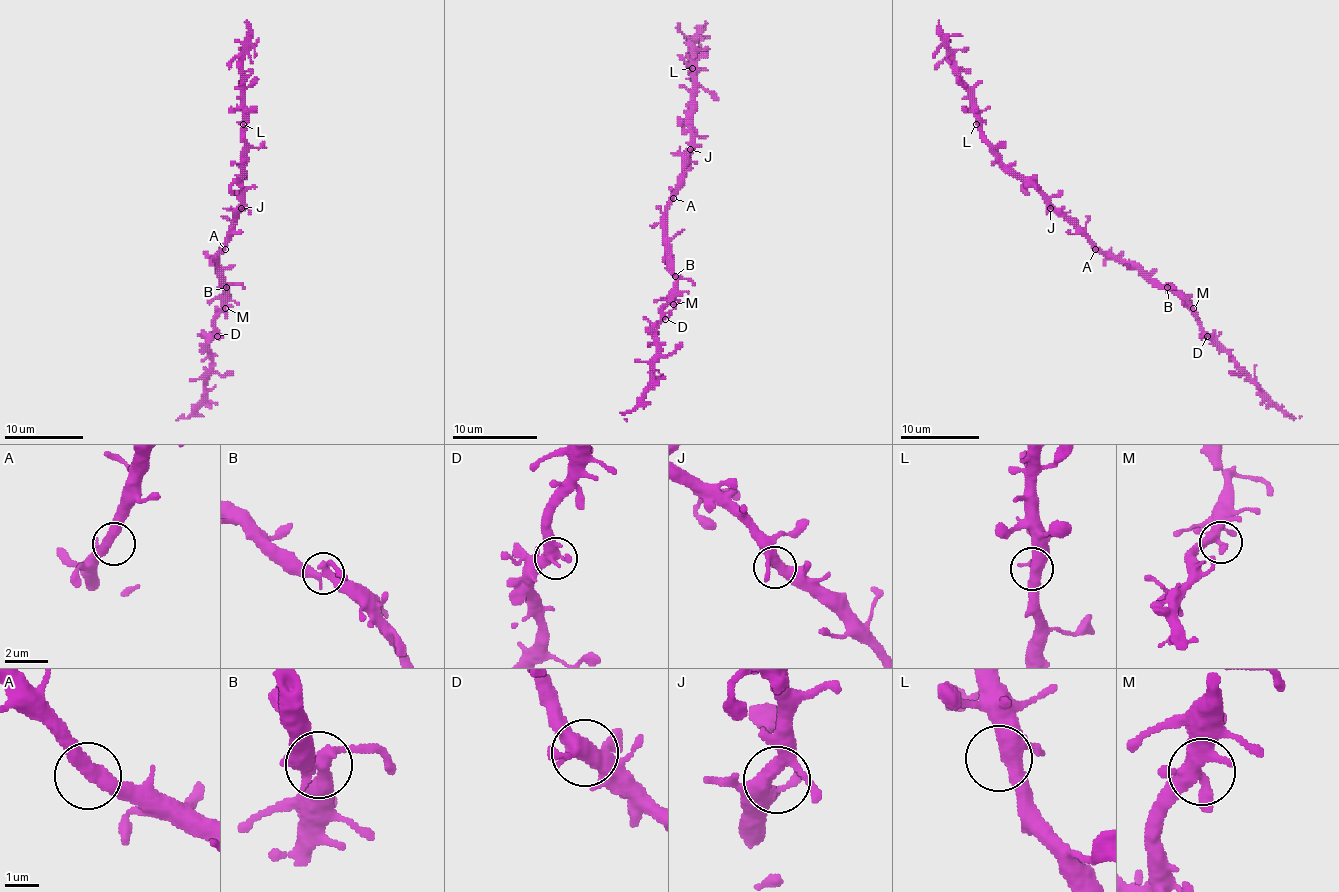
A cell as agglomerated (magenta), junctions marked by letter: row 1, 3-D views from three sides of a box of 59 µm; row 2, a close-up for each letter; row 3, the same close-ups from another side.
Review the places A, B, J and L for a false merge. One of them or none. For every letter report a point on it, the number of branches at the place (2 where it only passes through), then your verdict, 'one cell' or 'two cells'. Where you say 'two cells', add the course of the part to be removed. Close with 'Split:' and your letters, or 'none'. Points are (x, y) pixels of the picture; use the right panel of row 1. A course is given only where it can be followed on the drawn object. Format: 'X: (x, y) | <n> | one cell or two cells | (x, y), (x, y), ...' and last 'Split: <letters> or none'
A: (1095, 249) | 2 | one cell
B: (1167, 287) | 3 | one cell
J: (1050, 208) | 3 | one cell
L: (976, 124) | 3 | one cell
Split: none

